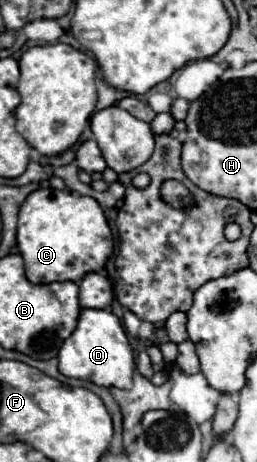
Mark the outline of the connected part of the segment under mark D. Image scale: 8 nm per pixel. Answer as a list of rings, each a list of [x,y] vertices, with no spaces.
[[[81,310],[73,334],[59,350],[59,372],[63,376],[89,380],[105,388],[131,388],[135,360],[123,322],[111,310]]]

